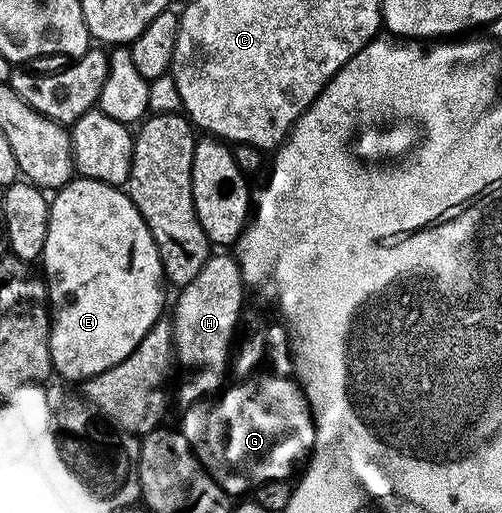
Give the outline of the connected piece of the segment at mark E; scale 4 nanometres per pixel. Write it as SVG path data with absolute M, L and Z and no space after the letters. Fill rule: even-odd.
M86 178L72 179L70 184L58 189L50 201L50 212L48 214L48 234L45 236L45 244L41 257L42 275L45 277L47 286L47 299L49 301L49 315L51 318L51 337L49 346L51 347L51 362L56 373L60 372L67 380L82 382L109 370L109 366L117 366L149 334L149 330L164 315L163 312L163 288L165 289L165 277L163 275L163 263L159 257L157 246L153 242L153 234L149 226L141 218L137 206L127 197L126 191L120 190L114 184L102 184L96 180Z

